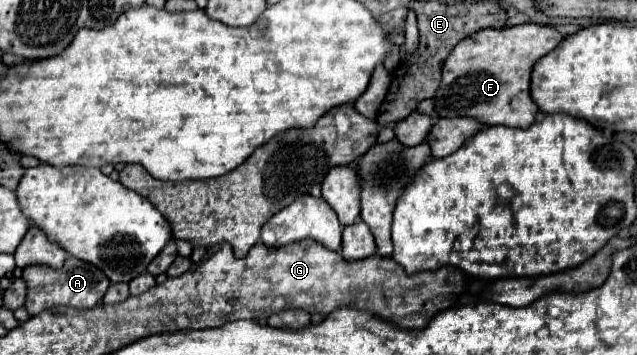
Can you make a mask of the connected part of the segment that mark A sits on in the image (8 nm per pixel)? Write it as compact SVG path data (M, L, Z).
M69 256L61 270L53 270L47 266L29 266L23 270L23 280L27 284L27 300L23 308L29 312L29 316L37 316L39 312L53 306L73 306L77 310L95 308L111 286L109 278L97 266L77 260L75 256Z

